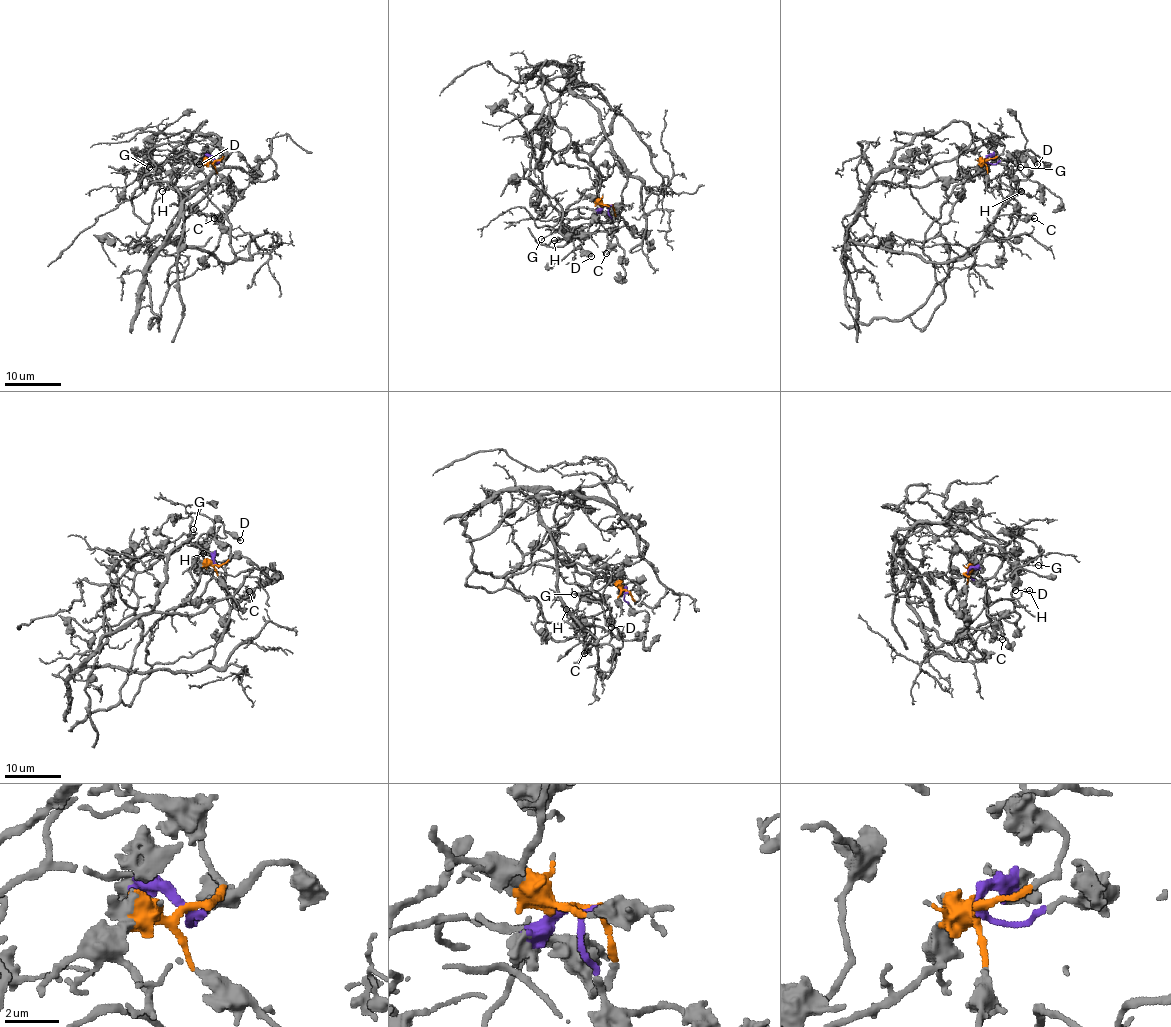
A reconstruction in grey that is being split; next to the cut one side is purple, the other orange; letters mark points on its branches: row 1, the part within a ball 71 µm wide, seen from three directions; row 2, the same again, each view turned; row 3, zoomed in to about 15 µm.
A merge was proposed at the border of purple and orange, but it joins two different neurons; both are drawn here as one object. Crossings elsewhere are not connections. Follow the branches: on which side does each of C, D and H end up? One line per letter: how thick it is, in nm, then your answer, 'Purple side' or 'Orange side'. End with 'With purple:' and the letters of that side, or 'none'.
C: Thickness 170 nm. Orange side
D: Thickness 400 nm. Purple side
H: Thickness 120 nm. Orange side
With purple: D

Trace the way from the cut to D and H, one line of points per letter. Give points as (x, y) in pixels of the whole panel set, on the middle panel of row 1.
D: (609, 206), (576, 207), (562, 214), (570, 234), (592, 257)
H: (609, 204), (573, 142), (560, 160), (589, 170), (599, 218), (617, 214), (555, 240)

